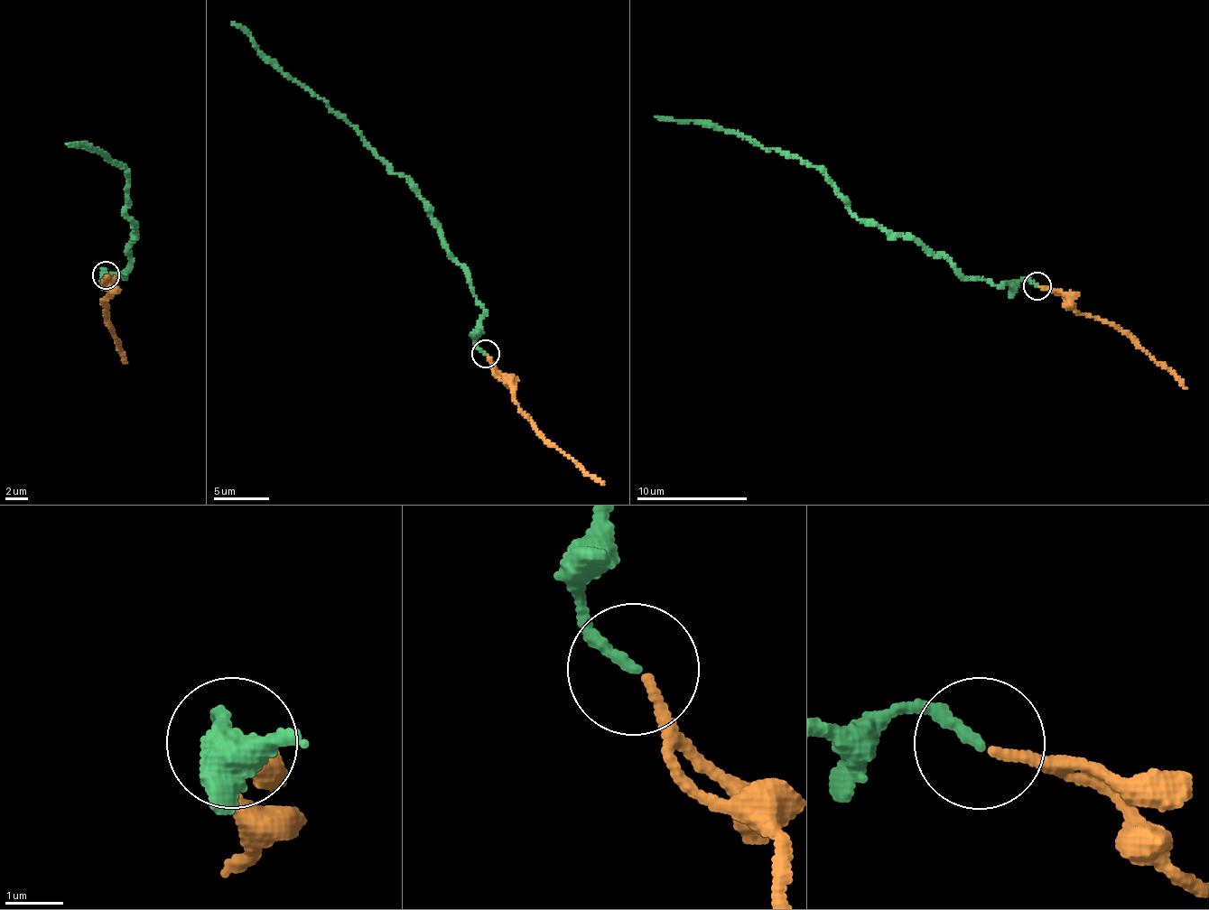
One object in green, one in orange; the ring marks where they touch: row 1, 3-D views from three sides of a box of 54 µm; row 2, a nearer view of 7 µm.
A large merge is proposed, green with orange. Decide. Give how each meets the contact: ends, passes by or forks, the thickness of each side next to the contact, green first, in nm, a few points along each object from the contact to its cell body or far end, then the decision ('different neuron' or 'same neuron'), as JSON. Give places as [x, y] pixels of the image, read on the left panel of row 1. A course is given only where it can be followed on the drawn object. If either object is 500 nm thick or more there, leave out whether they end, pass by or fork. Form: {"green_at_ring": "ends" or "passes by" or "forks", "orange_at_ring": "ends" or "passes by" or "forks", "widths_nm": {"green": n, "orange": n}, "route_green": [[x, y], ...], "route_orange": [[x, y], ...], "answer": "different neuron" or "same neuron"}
{"green_at_ring": "ends", "orange_at_ring": "ends", "widths_nm": {"green": 200, "orange": 170}, "route_green": [[105, 276], [126, 277], [132, 261], [128, 174], [98, 151], [67, 143]], "route_orange": [[107, 275], [104, 277], [106, 297], [100, 301], [125, 362]], "answer": "same neuron"}

